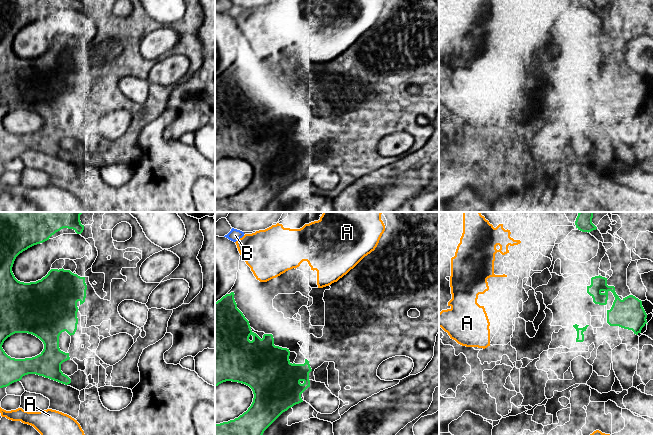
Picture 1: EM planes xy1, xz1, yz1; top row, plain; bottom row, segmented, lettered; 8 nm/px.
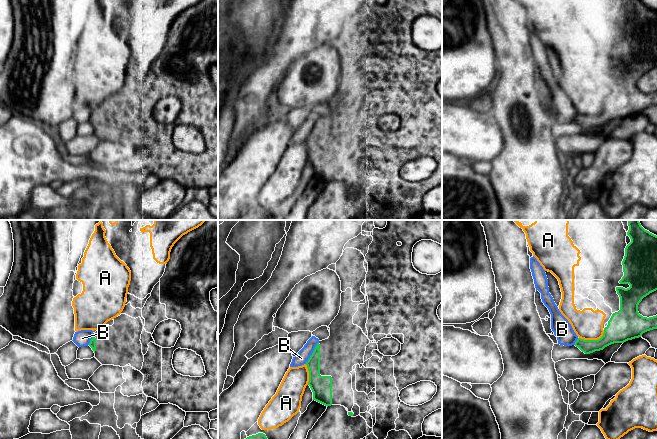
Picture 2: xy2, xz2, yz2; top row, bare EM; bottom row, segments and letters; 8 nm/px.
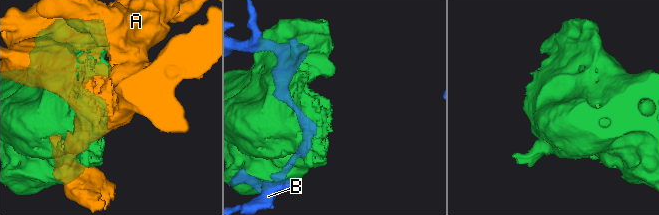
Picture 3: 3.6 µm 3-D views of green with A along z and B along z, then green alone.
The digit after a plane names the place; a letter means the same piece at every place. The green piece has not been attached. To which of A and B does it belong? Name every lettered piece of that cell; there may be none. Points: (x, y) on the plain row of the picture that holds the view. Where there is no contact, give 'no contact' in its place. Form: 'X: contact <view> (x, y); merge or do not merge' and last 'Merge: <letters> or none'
A: contact yz2 (593, 116); do not merge
B: contact xz2 (313, 128); do not merge
Merge: none

